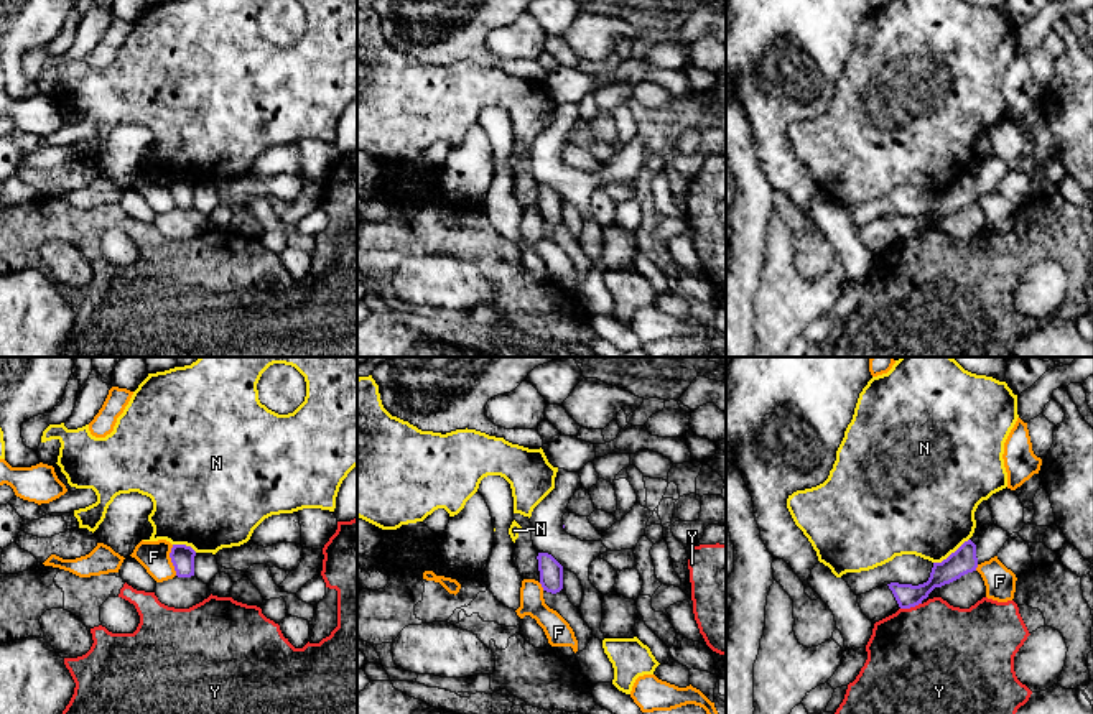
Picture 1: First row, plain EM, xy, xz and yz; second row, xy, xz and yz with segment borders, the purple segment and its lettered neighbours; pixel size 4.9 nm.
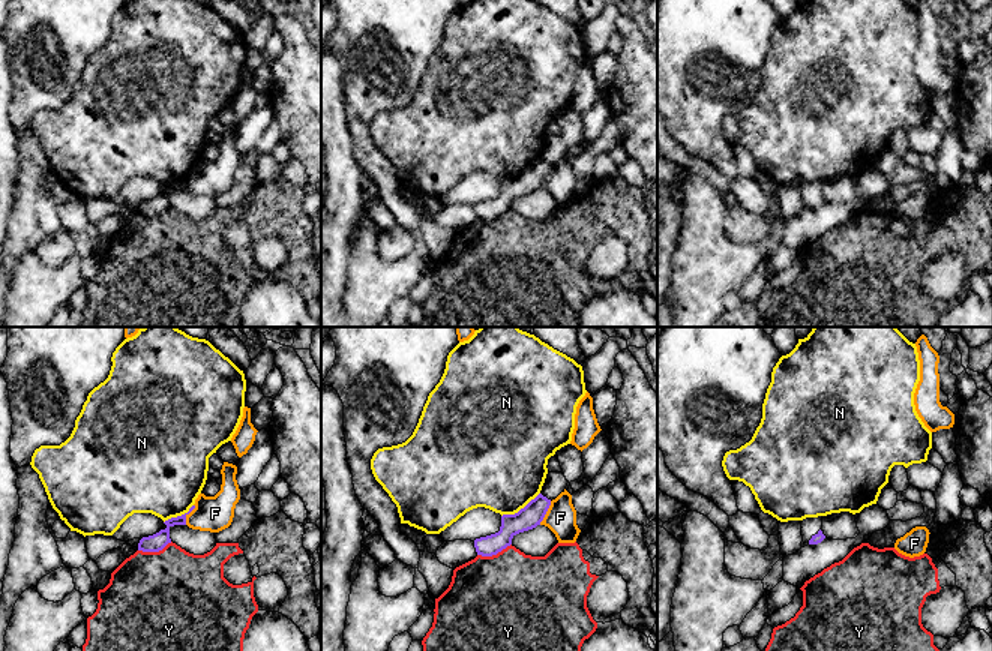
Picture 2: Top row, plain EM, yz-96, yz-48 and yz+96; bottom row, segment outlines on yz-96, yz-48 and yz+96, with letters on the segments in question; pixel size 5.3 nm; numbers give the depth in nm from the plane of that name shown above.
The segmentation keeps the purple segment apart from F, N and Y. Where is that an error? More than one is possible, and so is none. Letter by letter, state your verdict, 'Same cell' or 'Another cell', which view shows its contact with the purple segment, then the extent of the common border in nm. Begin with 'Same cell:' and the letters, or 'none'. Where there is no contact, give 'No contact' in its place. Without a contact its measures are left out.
Same cell: none
F: Another cell. Touches purple in xy. Shared border 150 nm
N: Another cell. Touches purple in yz. Shared border 220 nm
Y: Another cell. Touches purple in yz. Shared border 110 nm

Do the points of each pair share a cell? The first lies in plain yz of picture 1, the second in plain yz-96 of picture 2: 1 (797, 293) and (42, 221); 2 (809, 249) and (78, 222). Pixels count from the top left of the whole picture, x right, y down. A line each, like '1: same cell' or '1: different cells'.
1: different cells
2: different cells

